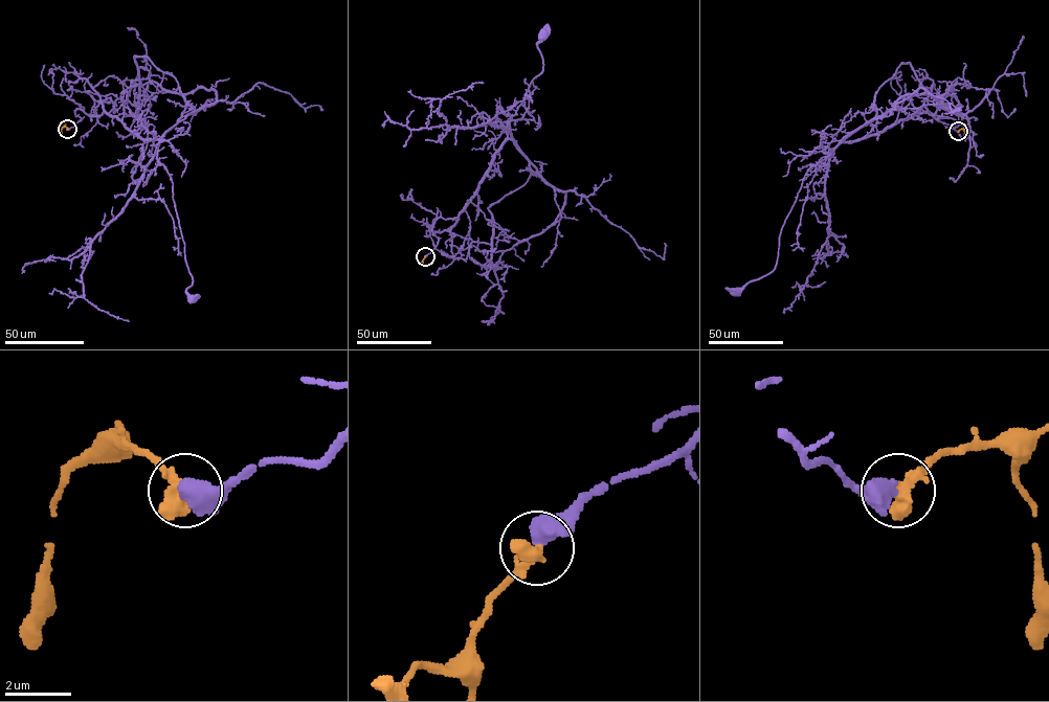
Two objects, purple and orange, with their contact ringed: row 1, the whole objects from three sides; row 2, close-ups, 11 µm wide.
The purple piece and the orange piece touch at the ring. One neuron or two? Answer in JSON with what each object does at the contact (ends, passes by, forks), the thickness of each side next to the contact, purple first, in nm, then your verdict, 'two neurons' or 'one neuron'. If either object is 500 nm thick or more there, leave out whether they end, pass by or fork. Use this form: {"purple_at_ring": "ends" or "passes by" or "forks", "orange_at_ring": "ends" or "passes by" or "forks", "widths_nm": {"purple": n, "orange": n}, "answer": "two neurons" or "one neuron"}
{"widths_nm": {"purple": 550, "orange": 550}, "answer": "one neuron"}

